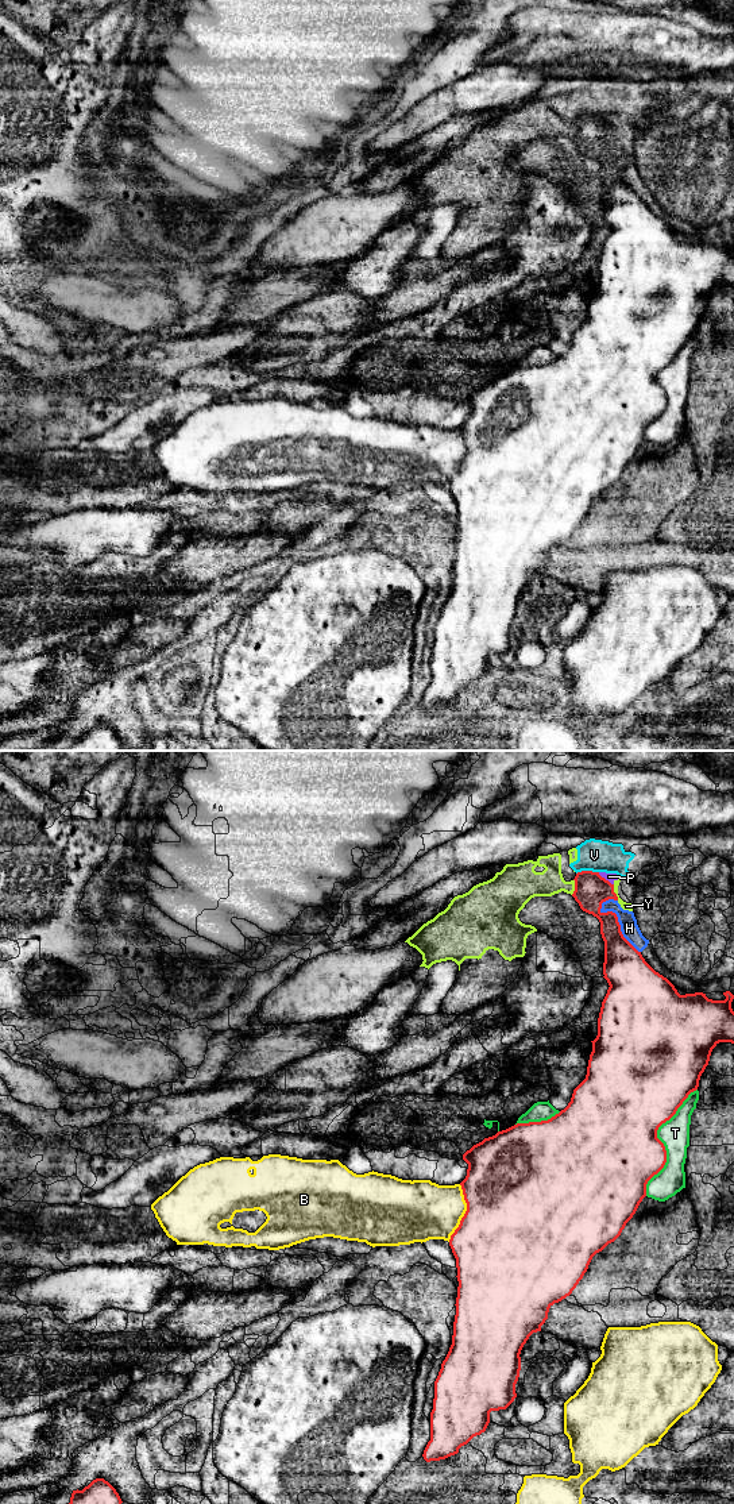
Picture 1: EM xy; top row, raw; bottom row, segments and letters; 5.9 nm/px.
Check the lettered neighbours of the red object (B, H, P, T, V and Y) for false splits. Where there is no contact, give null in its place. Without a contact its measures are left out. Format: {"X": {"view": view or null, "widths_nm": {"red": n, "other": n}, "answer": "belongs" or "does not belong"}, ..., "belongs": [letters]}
{"B": {"view": "xy", "widths_nm": {"red": 500, "other": 340}, "answer": "does not belong"}, "H": {"view": "xy", "widths_nm": {"red": 220, "other": 110}, "answer": "does not belong"}, "P": {"view": "xy", "widths_nm": {"red": 200, "other": 50}, "answer": "does not belong"}, "T": {"view": "xy", "widths_nm": {"red": 480, "other": 180}, "answer": "does not belong"}, "V": {"view": "xy", "widths_nm": {"red": 200, "other": 190}, "answer": "does not belong"}, "Y": {"view": "xy", "widths_nm": {"red": 200, "other": 50}, "answer": "does not belong"}, "belongs": []}

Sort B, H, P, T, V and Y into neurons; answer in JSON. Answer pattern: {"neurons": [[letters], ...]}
{"neurons": [["B"], ["H", "P", "V", "Y"], ["T"]]}

